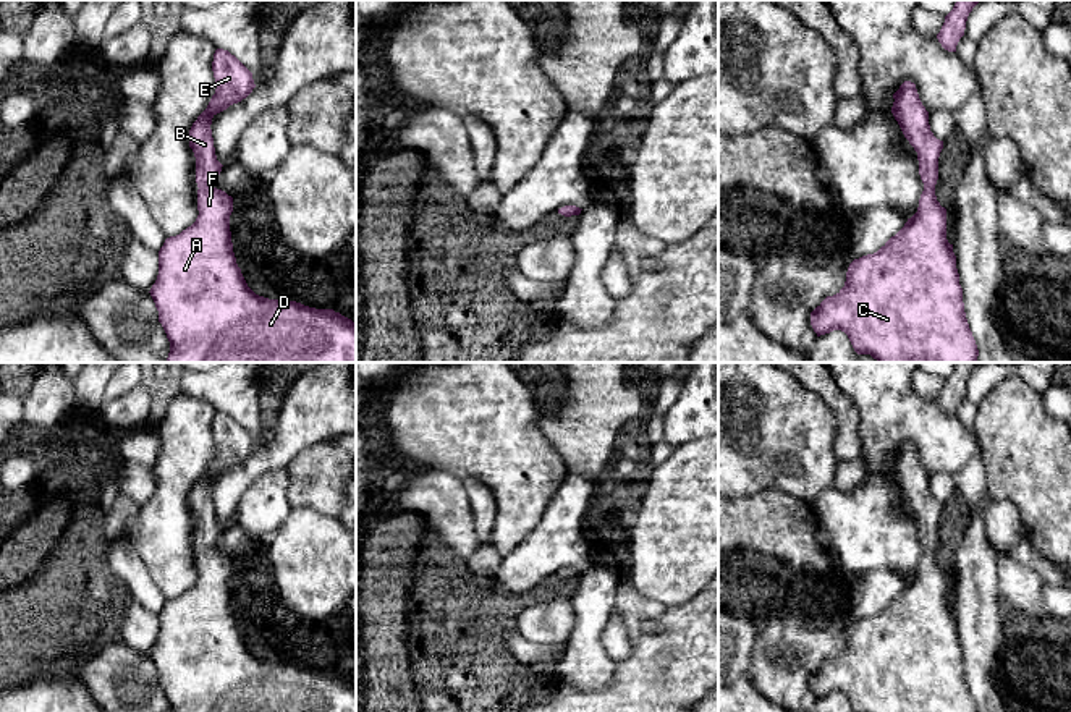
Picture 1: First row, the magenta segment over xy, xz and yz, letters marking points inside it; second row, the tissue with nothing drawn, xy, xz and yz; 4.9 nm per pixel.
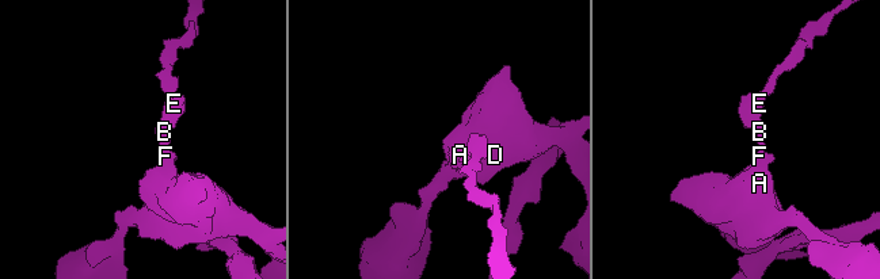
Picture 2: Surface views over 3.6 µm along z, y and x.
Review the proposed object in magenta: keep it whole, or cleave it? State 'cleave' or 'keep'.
keep

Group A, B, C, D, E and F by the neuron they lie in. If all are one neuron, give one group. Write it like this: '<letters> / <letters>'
A B C D E F

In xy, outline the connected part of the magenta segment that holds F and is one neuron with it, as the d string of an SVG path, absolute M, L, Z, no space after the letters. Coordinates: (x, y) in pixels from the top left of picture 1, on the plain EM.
M217 411L212 434L215 456L189 492L196 519L196 584L165 602L159 613L159 638L150 659L159 673L170 712L356 712L356 684L333 672L315 672L296 663L269 662L246 646L233 615L230 578L233 560L214 549L222 534L217 523L212 481L246 461L256 450L252 435L228 413Z

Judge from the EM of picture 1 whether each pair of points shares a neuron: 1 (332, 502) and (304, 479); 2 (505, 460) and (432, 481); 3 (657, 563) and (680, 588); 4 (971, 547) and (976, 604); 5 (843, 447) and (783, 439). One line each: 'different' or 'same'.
1: same
2: different
3: same
4: same
5: different

